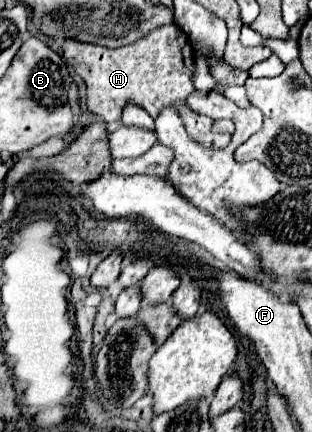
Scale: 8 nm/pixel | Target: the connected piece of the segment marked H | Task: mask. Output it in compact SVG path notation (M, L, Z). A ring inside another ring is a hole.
M176 25L154 29L136 43L122 45L116 49L78 43L78 41L64 43L64 59L74 67L74 71L86 83L86 105L92 115L100 117L106 123L112 123L120 119L120 111L128 101L144 107L152 117L158 115L160 107L174 105L180 111L180 115L184 115L184 125L188 127L188 133L196 141L204 145L226 147L232 137L230 133L212 133L214 121L210 117L196 115L188 111L188 107L184 107L184 99L194 91L192 57L194 55L188 37ZM184 47L186 47L186 57L184 57Z

